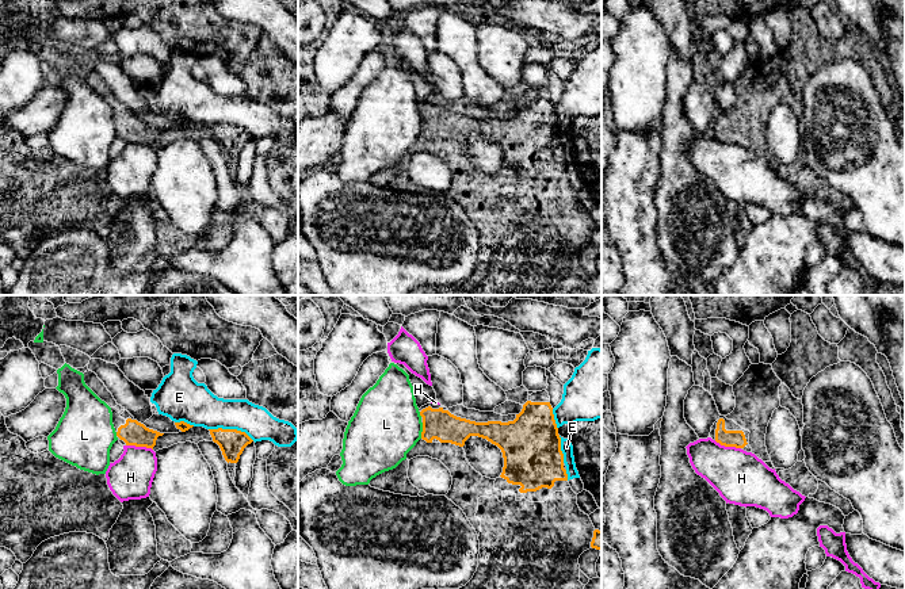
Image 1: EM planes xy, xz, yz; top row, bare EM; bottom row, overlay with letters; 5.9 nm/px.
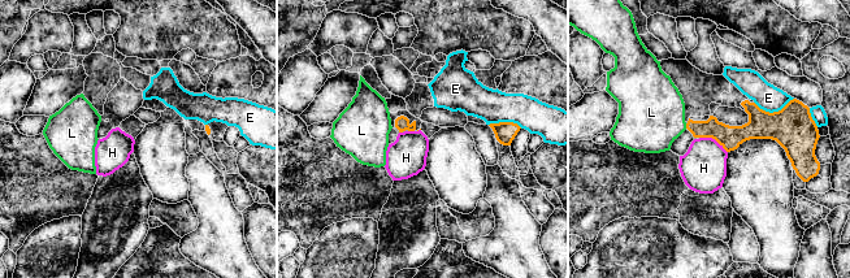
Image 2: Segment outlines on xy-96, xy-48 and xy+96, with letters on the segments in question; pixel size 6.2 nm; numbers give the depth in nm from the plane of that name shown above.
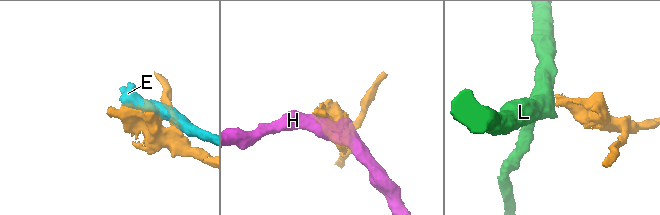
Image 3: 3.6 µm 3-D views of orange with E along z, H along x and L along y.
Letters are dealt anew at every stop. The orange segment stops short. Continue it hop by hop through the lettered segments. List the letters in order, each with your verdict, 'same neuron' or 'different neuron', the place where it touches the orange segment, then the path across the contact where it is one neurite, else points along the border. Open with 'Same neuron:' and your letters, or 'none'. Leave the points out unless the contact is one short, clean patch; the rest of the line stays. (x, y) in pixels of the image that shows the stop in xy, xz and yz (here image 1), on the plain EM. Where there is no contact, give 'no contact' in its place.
Same neuron: none
E: different neuron; contact xy (232, 126)
H: different neuron; contact xy (140, 142)
L: different neuron; contact xz (423, 127); border xz (423, 119), (420, 134)

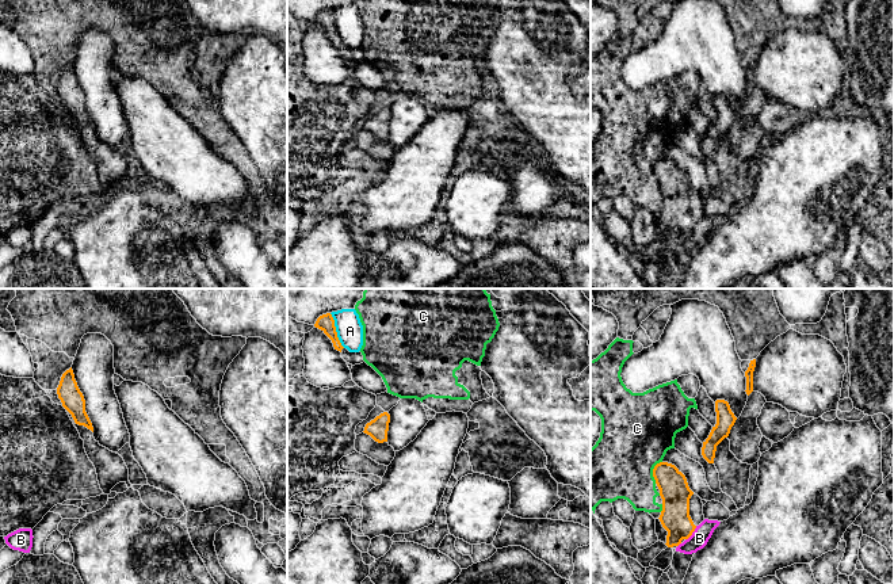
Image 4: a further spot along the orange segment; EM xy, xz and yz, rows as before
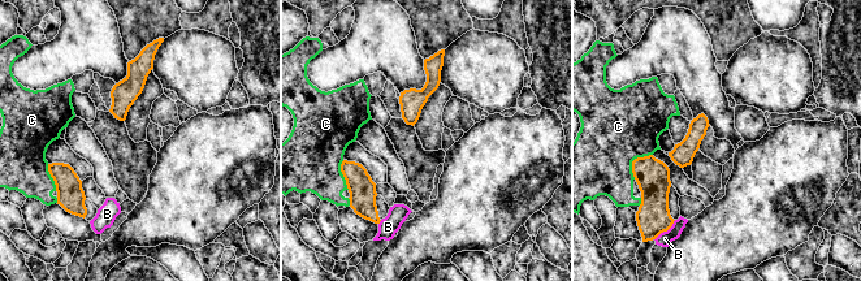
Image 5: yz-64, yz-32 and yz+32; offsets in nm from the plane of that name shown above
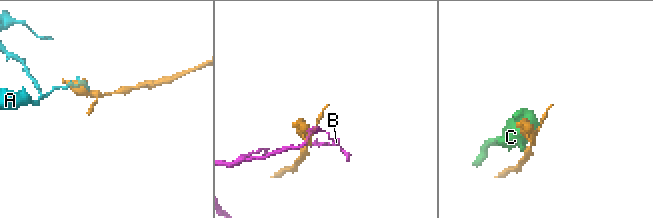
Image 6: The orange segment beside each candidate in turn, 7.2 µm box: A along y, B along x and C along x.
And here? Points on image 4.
Same neuron: none
A: different neuron; contact xz (335, 27); border xz (329, 10), (336, 33), (344, 44)
B: different neuron; contact yz (692, 228); border yz (696, 222), (686, 236)
C: different neuron; contact yz (653, 168)

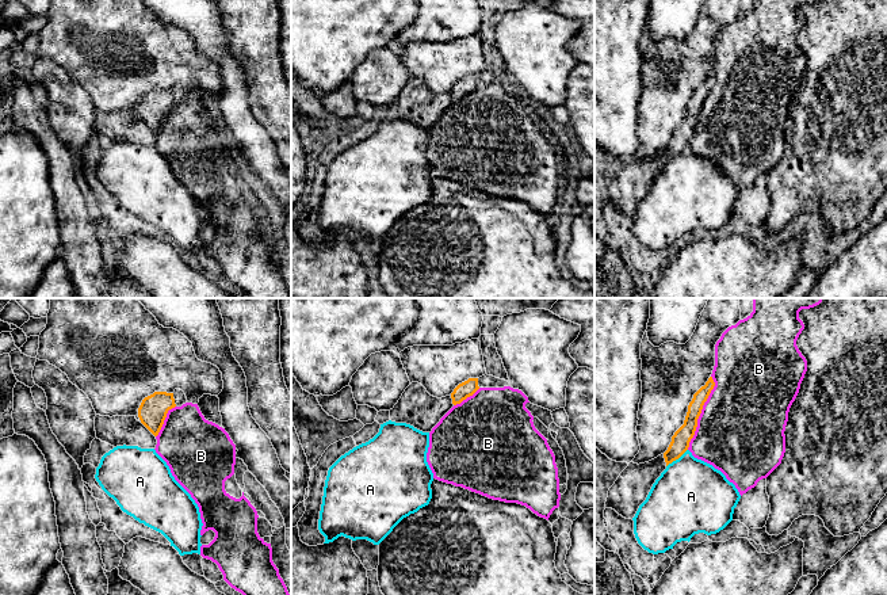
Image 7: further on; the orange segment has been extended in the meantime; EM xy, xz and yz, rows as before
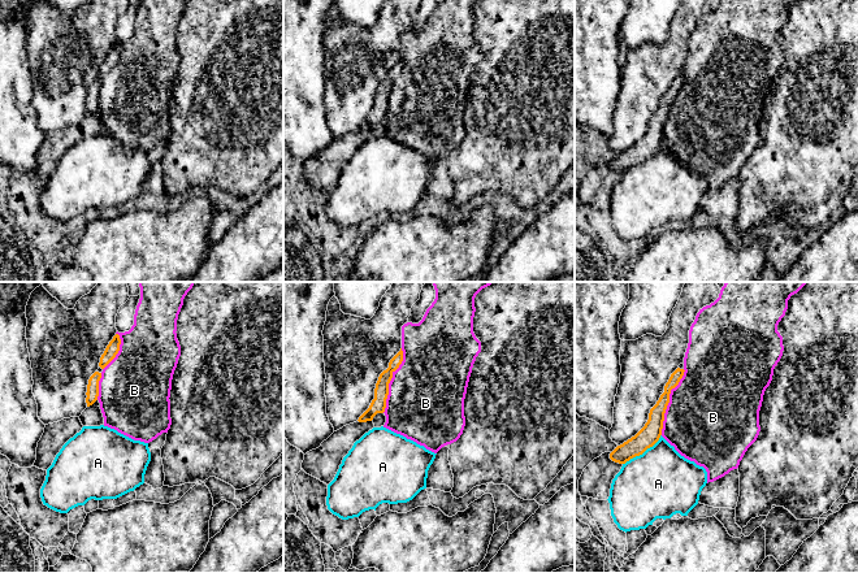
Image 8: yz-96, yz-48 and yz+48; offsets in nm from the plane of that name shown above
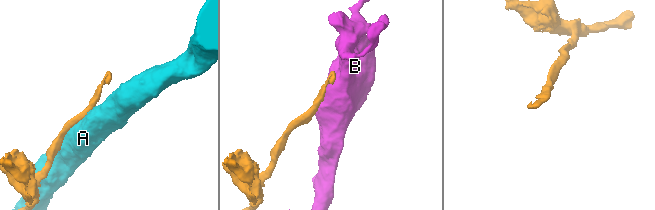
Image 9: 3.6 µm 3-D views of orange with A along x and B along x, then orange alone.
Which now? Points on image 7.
Same neuron: none
A: different neuron; contact yz (676, 155)
B: different neuron; contact yz (700, 109)

